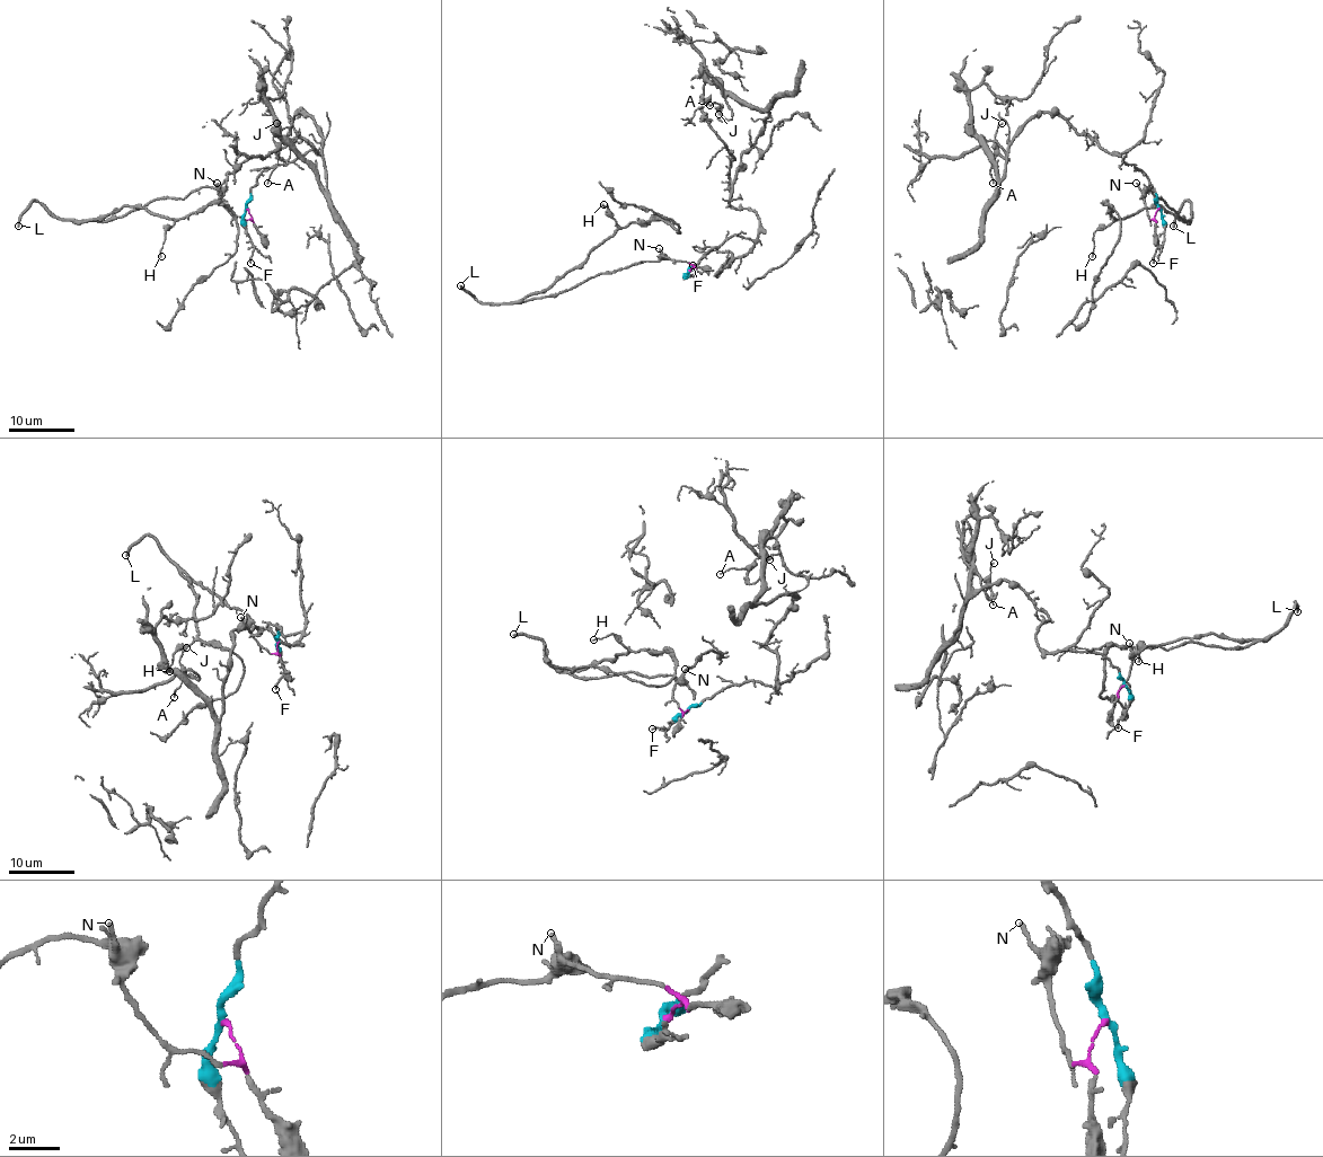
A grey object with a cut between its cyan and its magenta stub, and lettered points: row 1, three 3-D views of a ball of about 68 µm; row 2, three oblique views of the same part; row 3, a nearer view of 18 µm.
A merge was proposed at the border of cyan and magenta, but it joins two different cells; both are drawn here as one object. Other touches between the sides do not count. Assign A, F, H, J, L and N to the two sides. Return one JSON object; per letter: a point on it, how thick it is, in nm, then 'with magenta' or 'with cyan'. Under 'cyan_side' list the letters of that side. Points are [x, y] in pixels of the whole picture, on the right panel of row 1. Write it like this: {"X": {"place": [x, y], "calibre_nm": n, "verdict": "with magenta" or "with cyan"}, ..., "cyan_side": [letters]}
{"A": {"place": [993, 183], "calibre_nm": 100, "verdict": "with cyan"}, "F": {"place": [1153, 263], "calibre_nm": 170, "verdict": "with cyan"}, "H": {"place": [1092, 256], "calibre_nm": 110, "verdict": "with magenta"}, "J": {"place": [1002, 123], "calibre_nm": 120, "verdict": "with cyan"}, "L": {"place": [1173, 226], "calibre_nm": 240, "verdict": "with magenta"}, "N": {"place": [1136, 183], "calibre_nm": 140, "verdict": "with magenta"}, "cyan_side": ["A", "F", "J"]}

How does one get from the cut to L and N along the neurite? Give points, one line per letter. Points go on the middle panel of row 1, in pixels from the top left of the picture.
L: (688, 271), (693, 266), (689, 263), (661, 256), (598, 273), (554, 294), (497, 302), (477, 301), (459, 284)
N: (688, 271), (693, 266), (689, 263), (667, 258), (660, 248)

